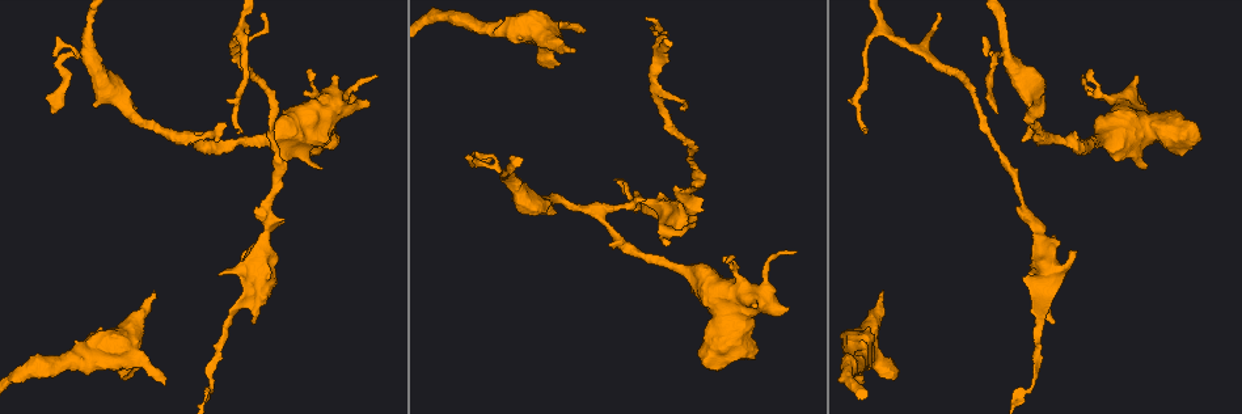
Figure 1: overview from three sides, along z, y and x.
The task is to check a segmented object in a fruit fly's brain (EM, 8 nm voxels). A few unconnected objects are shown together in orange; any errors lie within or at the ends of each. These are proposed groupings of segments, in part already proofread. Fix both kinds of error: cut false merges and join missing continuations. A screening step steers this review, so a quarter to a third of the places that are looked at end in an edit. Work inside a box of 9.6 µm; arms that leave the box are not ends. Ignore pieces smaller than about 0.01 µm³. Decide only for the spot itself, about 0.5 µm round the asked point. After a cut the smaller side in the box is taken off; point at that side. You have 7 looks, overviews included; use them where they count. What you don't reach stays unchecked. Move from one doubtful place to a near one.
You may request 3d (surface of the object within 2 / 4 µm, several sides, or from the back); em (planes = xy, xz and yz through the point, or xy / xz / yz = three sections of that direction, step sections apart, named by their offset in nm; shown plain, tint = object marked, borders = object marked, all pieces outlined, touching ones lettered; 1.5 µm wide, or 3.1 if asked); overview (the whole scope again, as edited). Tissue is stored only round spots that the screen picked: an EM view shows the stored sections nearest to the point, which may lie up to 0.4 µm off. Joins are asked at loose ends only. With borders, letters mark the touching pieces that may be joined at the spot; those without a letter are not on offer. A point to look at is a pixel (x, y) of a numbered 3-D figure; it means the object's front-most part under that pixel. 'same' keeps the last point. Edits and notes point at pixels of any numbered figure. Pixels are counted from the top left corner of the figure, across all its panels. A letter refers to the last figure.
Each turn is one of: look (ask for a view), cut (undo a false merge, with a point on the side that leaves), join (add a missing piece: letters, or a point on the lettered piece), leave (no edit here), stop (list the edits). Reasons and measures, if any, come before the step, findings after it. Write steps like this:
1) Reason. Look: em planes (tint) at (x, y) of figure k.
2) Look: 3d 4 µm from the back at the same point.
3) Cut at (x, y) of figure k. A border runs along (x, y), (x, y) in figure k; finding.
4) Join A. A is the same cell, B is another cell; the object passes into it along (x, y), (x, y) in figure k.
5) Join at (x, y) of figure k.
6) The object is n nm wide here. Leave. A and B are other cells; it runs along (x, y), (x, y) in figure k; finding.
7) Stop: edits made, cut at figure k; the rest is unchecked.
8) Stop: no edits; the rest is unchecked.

Free end. Look: em planes (borders) at (1081, 77) of figure 1.

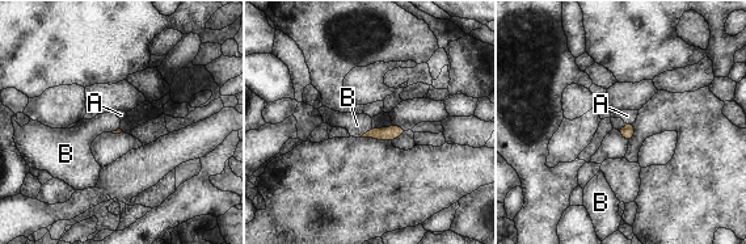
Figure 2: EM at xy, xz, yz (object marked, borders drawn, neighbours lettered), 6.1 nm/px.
The longest contact is with B, 90 nm. Leave. A and B are other cells; a border runs along (371, 126), (361, 135) in figure 2; no lettered piece goes on from it.

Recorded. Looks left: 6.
Sharp bend. Look: em planes (tint) at (235, 41) of figure 1.

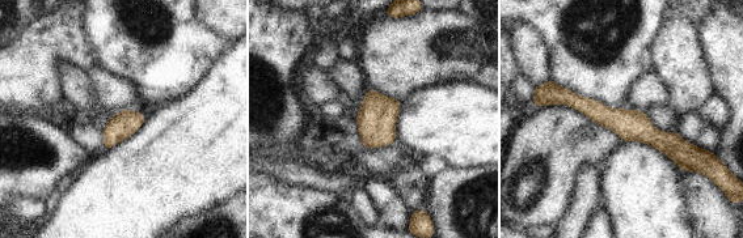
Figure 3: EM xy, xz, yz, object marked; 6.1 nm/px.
See the neighbours. Look: em planes (borders) at the same point.

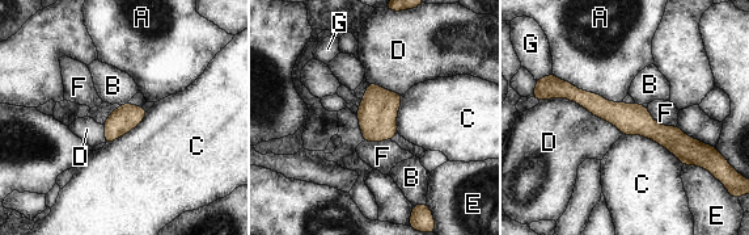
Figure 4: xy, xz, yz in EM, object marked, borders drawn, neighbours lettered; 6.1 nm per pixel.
The object is 160 nm wide here. Leave. A, B, C, D, E, F and G are other cells; it runs along (550, 89), (697, 145) in figure 4; one cell here.

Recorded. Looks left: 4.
Look: 3d 4 µm at (582, 33) of figure 1.

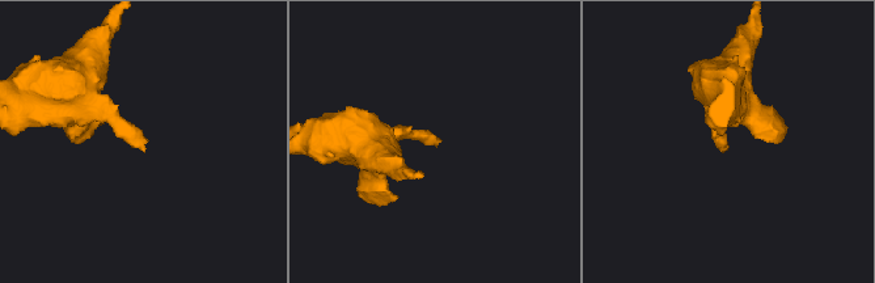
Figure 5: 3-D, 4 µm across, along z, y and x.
Shape alone is not enough. Look: em planes (plain) at (143, 151) of figure 5.

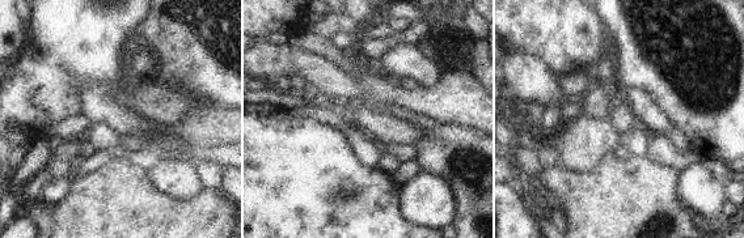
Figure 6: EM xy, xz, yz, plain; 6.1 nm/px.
Look: em planes (borders) at the same point.

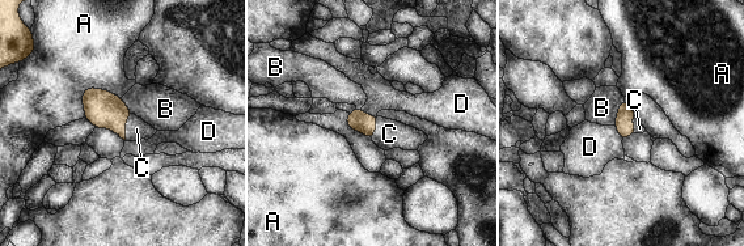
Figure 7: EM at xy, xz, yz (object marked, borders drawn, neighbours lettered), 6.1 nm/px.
The object is 110 nm wide here. Join C. C is the same cell, A, B and D are other cells; the object passes into it along (102, 109), (125, 127), (136, 128) in figure 7; it goes on there.

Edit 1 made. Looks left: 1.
Stop: edits made, join at figure 7; the rest is unchecked.

